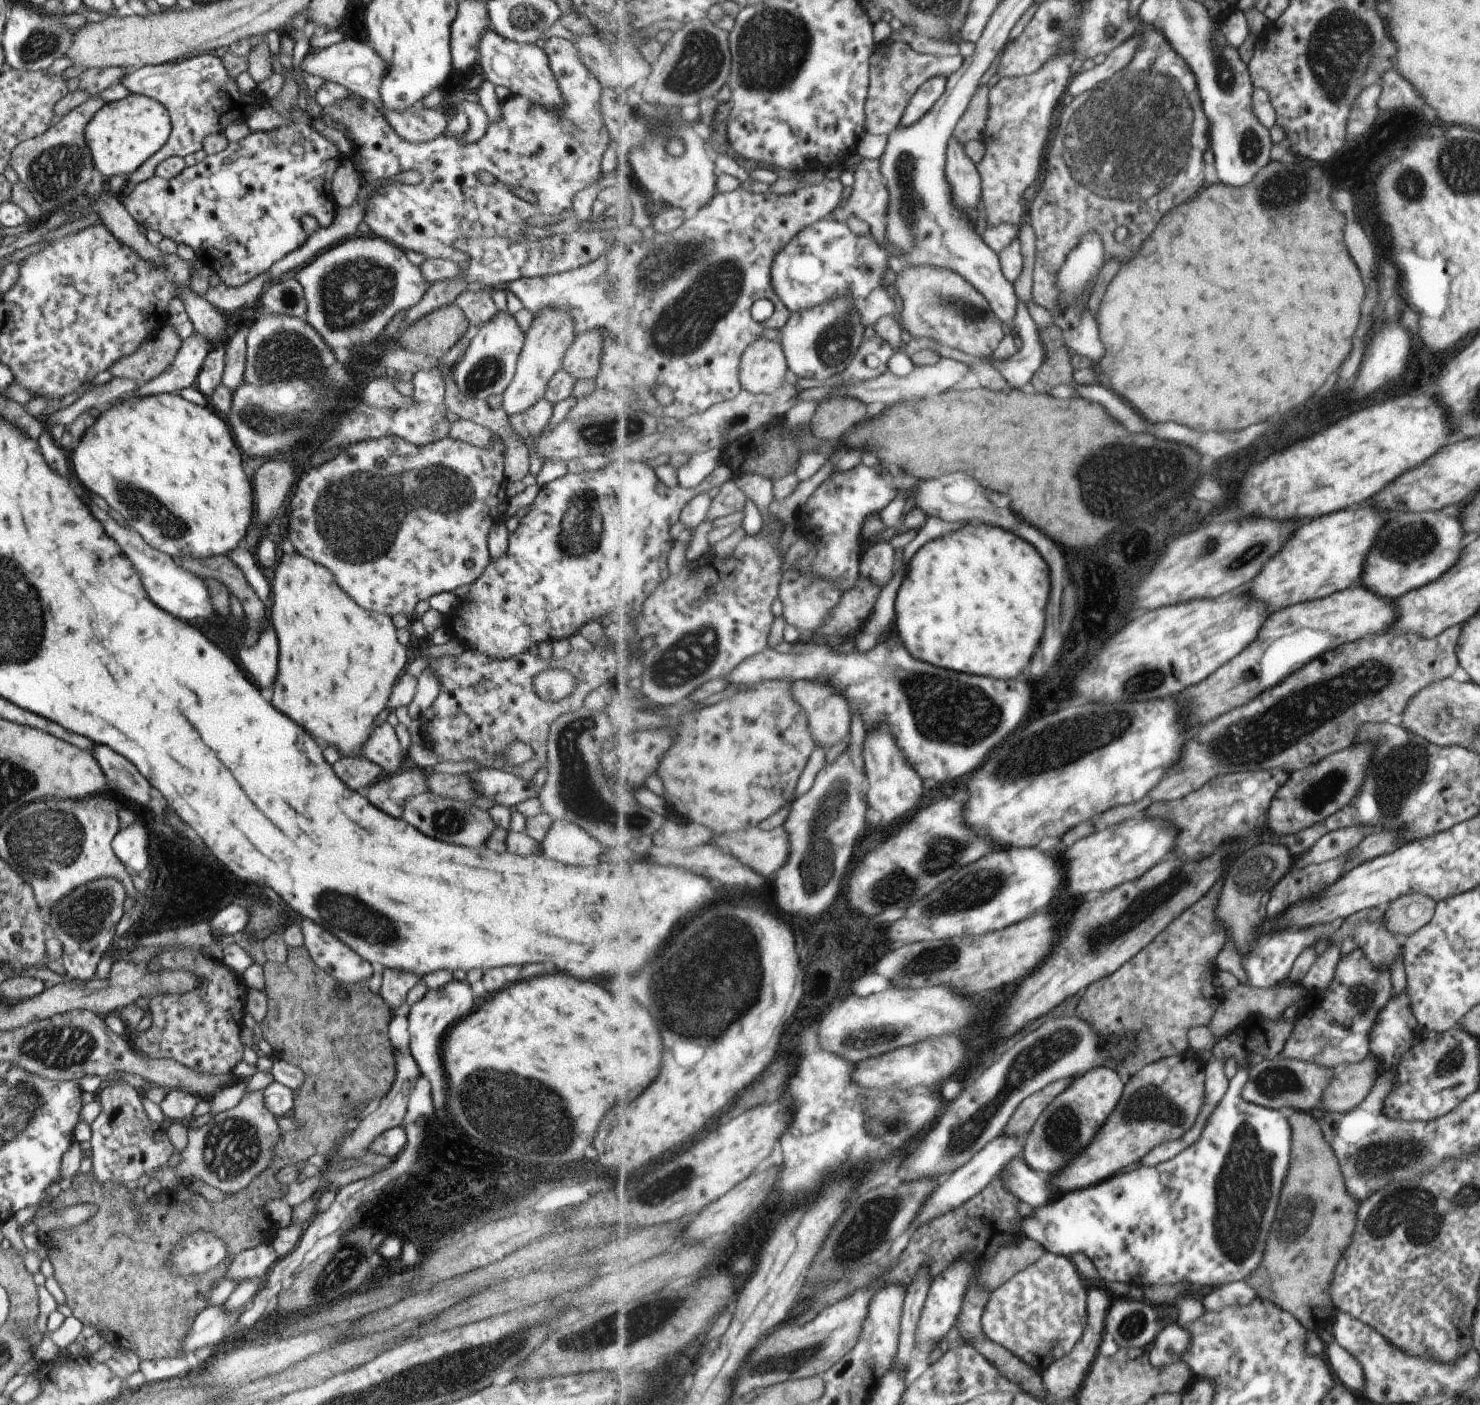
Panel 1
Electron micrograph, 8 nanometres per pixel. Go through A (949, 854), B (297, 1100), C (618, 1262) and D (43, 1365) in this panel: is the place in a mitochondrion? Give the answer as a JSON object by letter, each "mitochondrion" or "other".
{"A":"mitochondrion","B":"other","C":"other","D":"other"}

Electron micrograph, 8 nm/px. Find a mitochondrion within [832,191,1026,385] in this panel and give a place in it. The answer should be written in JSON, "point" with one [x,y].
{"point":[968,313]}

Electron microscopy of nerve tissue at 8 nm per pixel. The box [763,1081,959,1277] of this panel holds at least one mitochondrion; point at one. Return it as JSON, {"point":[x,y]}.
{"point":[867,1230]}

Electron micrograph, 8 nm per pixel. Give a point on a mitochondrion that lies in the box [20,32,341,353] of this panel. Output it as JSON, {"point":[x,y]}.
{"point":[55,171]}

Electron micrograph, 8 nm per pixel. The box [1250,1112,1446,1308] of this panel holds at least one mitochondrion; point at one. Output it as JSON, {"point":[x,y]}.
{"point":[1375,1164]}

